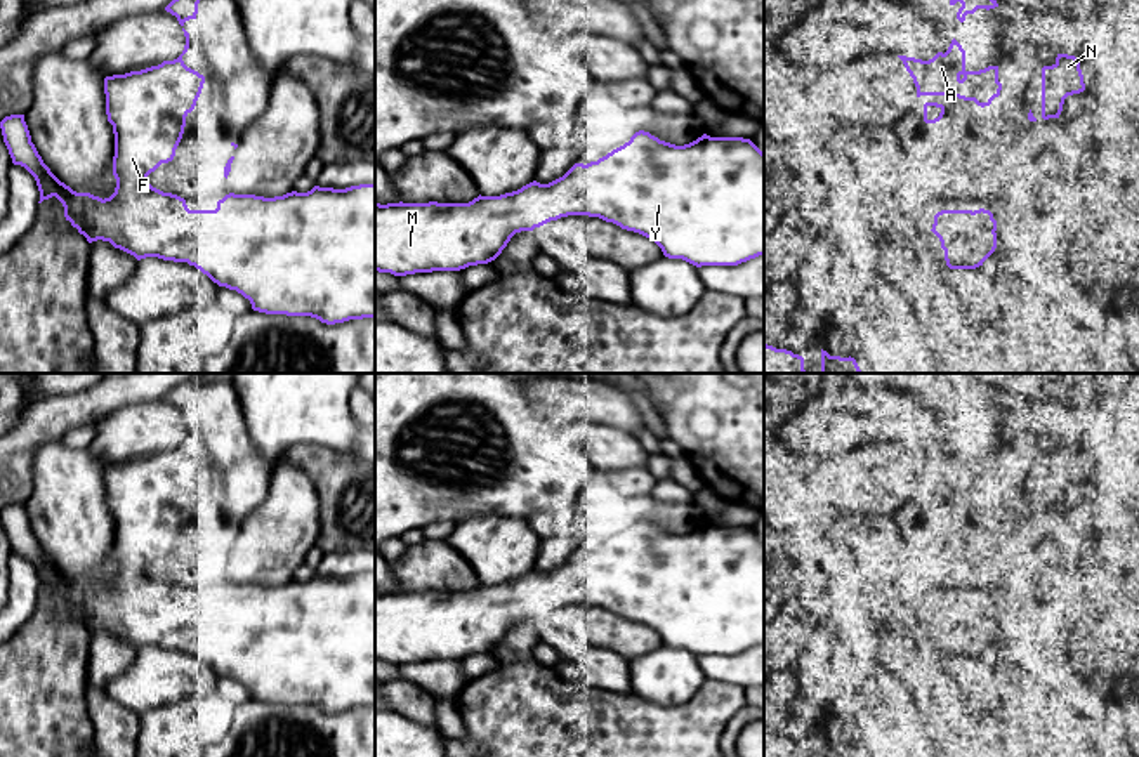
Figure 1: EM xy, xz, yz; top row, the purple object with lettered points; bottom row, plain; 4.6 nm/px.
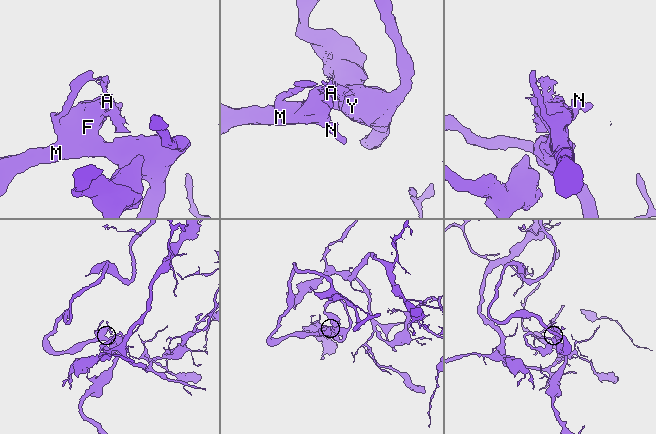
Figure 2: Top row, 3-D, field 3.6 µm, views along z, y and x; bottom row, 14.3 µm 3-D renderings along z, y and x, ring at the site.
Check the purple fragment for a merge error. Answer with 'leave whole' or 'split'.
leave whole

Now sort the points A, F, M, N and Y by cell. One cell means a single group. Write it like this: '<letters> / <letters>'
A F M N Y

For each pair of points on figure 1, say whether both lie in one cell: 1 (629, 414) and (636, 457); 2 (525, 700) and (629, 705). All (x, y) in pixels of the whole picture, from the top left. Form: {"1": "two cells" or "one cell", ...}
{"1": "two cells", "2": "one cell"}

